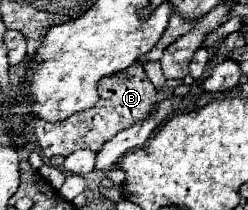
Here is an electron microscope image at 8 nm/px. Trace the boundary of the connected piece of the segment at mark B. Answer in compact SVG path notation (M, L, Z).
M131 64L125 72L119 72L117 76L109 76L109 80L101 80L101 100L93 108L85 112L77 112L69 120L63 120L61 124L51 124L51 122L43 122L35 118L33 134L37 136L37 142L45 158L51 158L57 154L69 156L71 152L81 148L91 148L93 152L99 152L105 140L111 140L117 132L149 116L155 104L155 96L157 96L157 90L149 82L143 66Z

